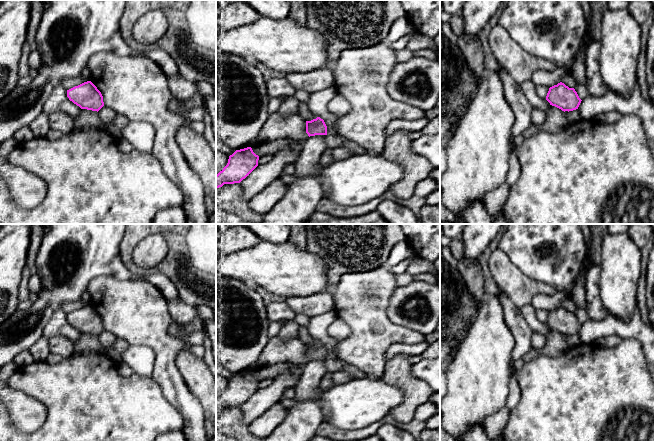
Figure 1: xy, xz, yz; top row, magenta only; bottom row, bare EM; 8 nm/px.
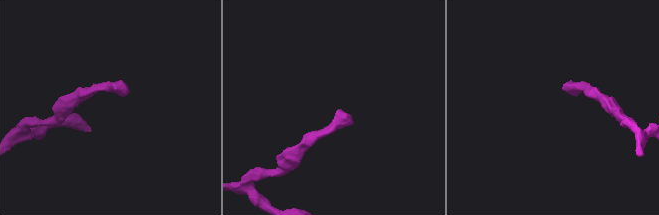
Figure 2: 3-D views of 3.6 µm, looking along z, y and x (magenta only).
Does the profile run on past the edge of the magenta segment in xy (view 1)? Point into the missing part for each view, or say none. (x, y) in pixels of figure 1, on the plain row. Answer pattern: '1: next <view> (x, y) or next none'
1: next none

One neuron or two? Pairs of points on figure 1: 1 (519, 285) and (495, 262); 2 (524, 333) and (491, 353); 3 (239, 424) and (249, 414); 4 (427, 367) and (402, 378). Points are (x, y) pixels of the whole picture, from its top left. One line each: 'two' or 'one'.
1: one
2: two
3: two
4: two

